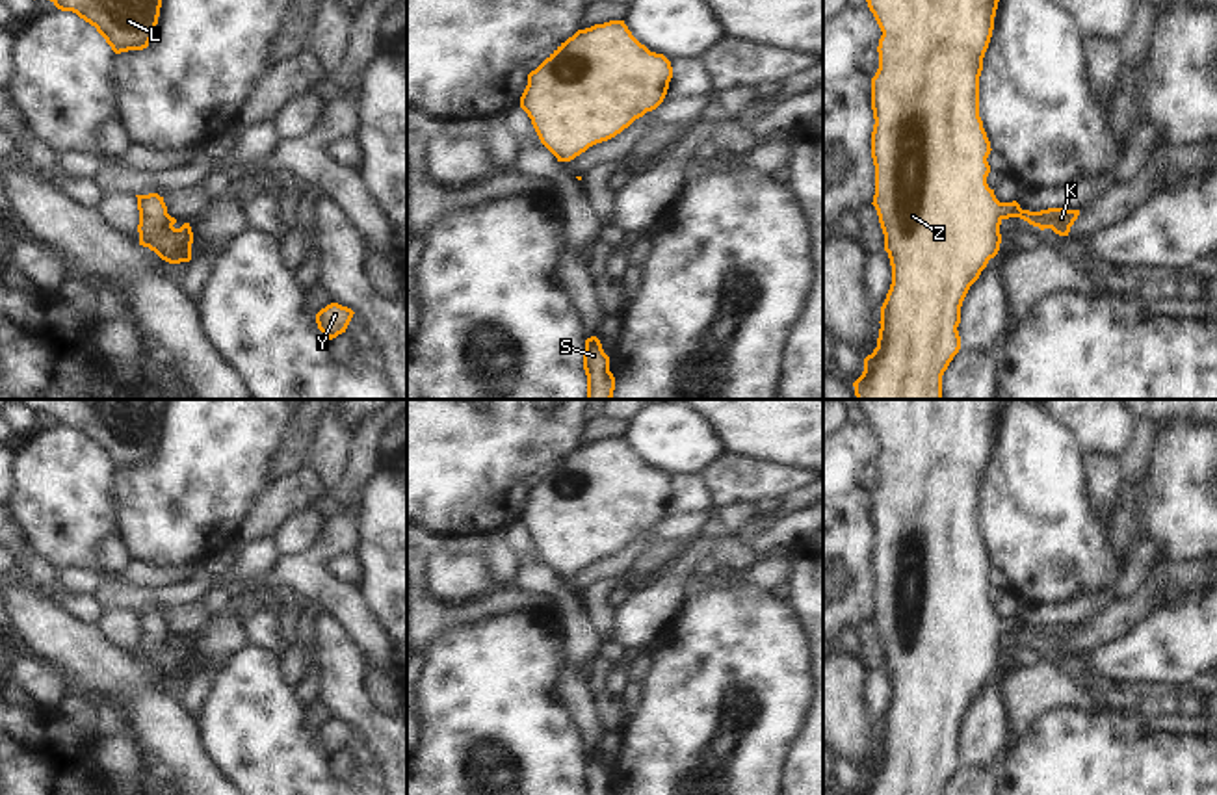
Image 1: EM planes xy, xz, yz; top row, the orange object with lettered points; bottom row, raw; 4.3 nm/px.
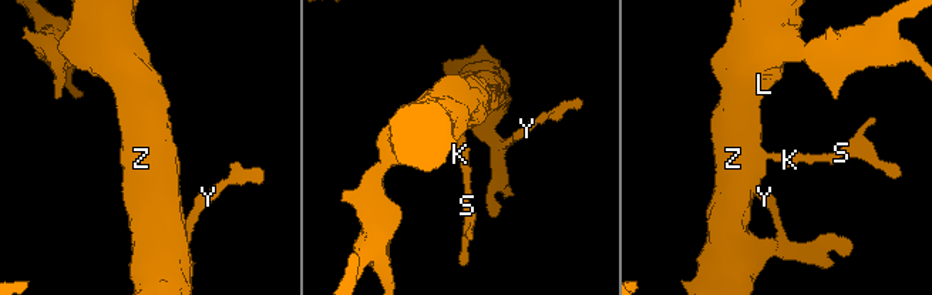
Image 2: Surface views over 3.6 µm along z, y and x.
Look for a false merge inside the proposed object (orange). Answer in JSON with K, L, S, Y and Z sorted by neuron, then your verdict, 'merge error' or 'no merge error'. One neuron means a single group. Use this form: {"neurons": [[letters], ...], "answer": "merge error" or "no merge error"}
{"neurons": [["K", "L", "S", "Y", "Z"]], "answer": "no merge error"}

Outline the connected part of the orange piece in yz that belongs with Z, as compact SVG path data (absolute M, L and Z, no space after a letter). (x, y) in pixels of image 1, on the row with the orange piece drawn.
M866 0L866 2L883 32L877 46L879 69L871 78L871 110L875 119L871 132L875 195L871 204L877 210L879 223L884 234L884 251L888 253L892 266L892 284L881 306L881 321L879 321L881 329L879 329L877 347L873 349L871 355L864 358L864 371L853 383L853 386L857 399L944 399L942 375L961 349L961 336L957 331L961 323L961 306L970 286L979 279L988 260L994 258L1000 251L1001 221L1009 217L1020 217L1029 225L1039 227L1040 230L1052 228L1059 236L1068 236L1070 227L1080 215L1080 210L1068 210L1068 208L1048 208L1040 212L1022 210L1016 201L1000 202L994 195L994 189L990 189L987 184L987 176L990 173L987 158L992 149L987 132L983 128L983 121L979 117L979 76L983 71L983 58L992 37L994 17L1000 0Z

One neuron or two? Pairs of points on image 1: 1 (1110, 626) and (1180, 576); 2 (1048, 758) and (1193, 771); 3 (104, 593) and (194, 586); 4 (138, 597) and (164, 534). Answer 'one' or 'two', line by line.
1: one
2: one
3: one
4: two

